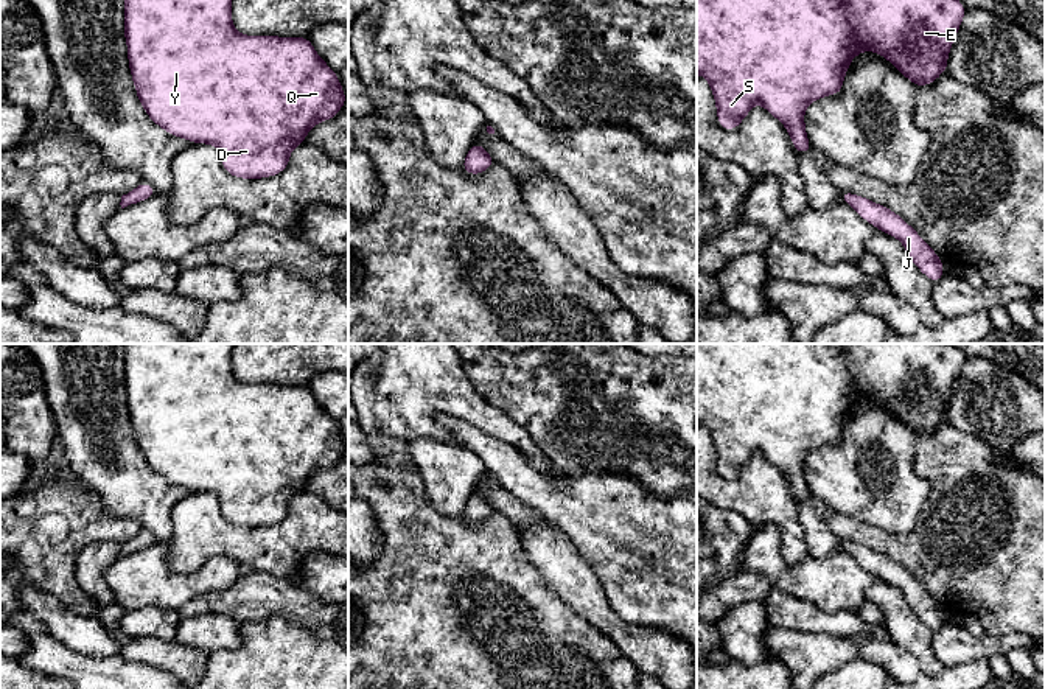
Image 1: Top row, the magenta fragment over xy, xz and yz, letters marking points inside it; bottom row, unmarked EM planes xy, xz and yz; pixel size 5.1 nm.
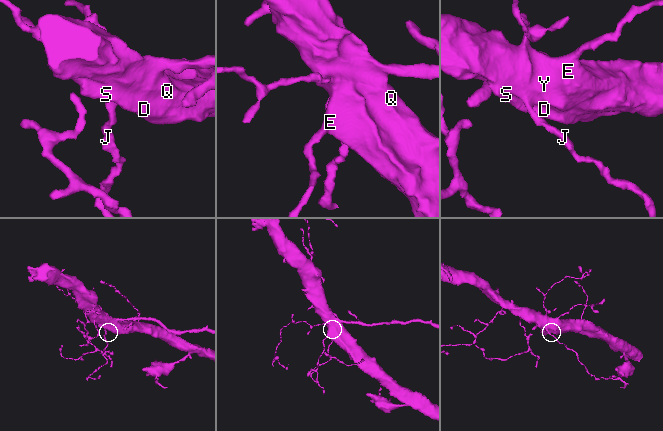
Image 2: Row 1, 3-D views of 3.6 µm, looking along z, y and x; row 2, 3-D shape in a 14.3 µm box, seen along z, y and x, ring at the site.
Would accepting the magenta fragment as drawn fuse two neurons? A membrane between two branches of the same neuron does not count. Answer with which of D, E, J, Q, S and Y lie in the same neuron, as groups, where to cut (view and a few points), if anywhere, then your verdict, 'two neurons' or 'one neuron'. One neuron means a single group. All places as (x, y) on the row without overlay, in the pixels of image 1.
D E J Q S Y | no cut | one neuron

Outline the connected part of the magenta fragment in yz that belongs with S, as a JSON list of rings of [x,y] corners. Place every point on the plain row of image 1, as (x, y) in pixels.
[[[697,344],[697,423],[709,429],[723,477],[739,476],[759,451],[785,474],[795,499],[806,502],[813,496],[806,482],[806,456],[841,440],[848,415],[860,400],[882,403],[916,435],[933,432],[947,420],[964,361],[953,344]]]

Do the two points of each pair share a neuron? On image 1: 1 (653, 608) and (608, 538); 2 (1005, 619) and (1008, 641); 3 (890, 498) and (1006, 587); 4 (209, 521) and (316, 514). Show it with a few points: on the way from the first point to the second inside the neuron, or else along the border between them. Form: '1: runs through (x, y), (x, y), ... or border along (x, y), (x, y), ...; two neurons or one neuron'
1: runs through (653, 591), (653, 584), (625, 556); one neuron
2: border along (986, 632), (992, 635), (1024, 633), (1028, 638); two neurons
3: border along (932, 484), (921, 517), (910, 531), (884, 531); two neurons
4: runs through (235, 540), (290, 540); one neuron

